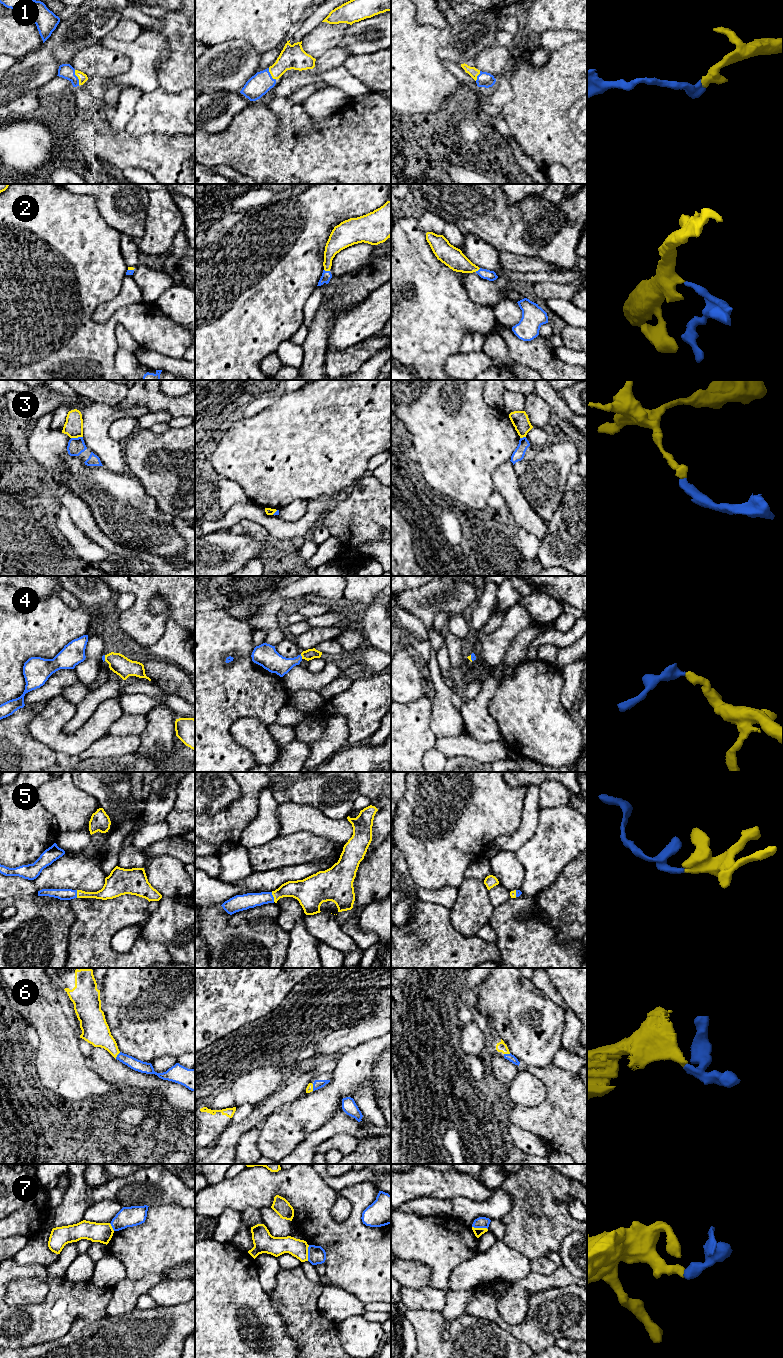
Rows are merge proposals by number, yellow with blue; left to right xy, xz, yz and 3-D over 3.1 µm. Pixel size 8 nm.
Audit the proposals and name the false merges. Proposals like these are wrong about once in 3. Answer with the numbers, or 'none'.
3, 7

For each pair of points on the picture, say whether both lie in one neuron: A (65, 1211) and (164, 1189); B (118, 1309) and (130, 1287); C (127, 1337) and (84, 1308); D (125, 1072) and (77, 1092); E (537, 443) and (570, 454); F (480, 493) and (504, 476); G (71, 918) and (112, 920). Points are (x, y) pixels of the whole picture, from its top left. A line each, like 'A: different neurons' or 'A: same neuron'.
A: same neuron
B: same neuron
C: same neuron
D: different neurons
E: different neurons
F: different neurons
G: same neuron

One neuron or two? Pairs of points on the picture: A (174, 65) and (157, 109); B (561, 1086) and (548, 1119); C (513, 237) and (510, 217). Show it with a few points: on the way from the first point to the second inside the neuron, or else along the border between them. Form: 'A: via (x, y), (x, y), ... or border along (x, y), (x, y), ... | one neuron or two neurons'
A: border along (158, 85), (172, 93), (184, 90) | two neurons
B: via (561, 1094), (561, 1106), (556, 1111) | one neuron
C: via (513, 232), (510, 222) | one neuron

